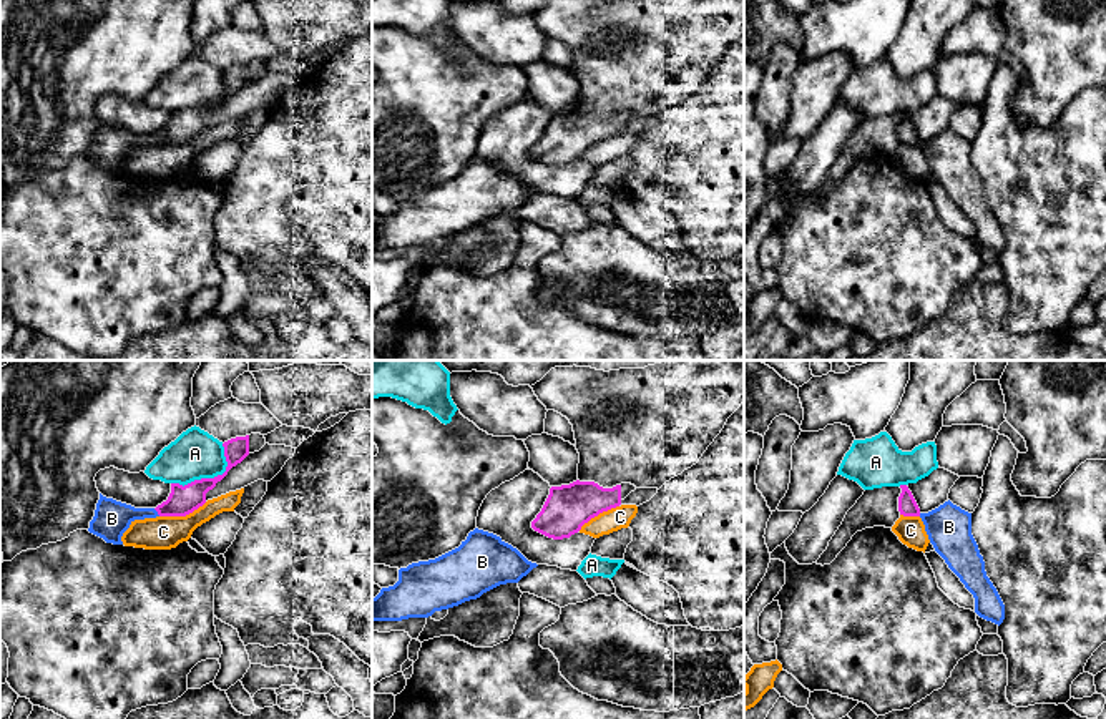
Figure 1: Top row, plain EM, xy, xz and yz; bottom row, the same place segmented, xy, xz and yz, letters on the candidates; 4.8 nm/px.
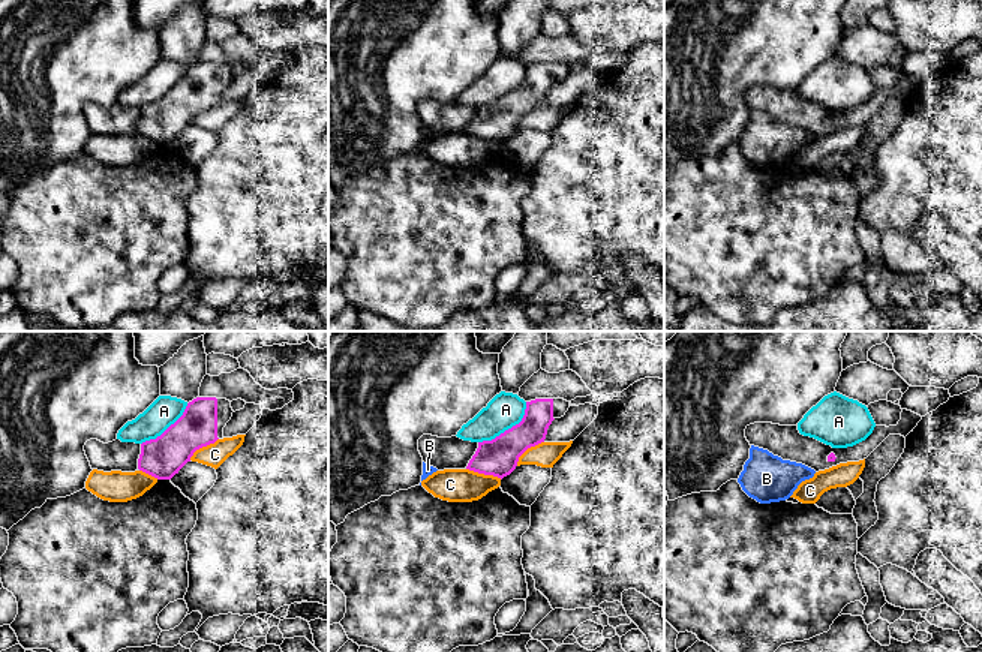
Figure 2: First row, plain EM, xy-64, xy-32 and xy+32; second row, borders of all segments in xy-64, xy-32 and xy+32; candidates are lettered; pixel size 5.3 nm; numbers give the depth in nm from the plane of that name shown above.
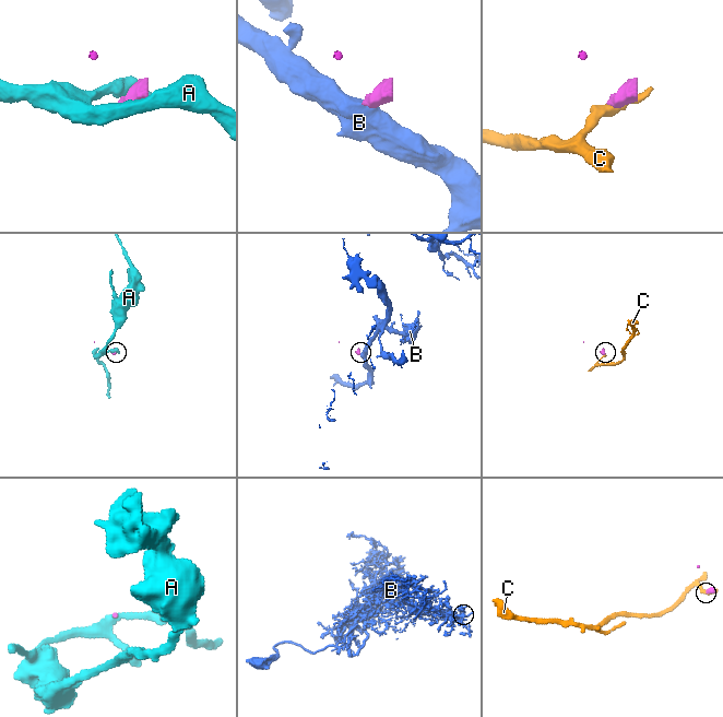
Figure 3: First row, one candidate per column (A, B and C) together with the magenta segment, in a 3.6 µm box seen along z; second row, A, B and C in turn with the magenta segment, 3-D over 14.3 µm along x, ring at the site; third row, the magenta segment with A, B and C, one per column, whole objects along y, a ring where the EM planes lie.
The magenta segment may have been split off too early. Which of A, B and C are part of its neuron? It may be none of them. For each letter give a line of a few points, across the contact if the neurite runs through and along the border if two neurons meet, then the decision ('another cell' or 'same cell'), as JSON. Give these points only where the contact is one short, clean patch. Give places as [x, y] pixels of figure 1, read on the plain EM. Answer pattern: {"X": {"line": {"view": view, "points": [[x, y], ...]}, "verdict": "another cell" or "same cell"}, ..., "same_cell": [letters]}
{"A": {"line": {"view": "xy", "points": [[223, 72], [226, 97], [221, 102], [183, 113], [171, 112]]}, "verdict": "another cell"}, "B": {"line": {"view": "xy", "points": [[183, 128], [173, 135], [156, 138], [123, 141], [112, 146]]}, "verdict": "same cell"}, "C": {"verdict": "another cell"}, "same_cell": ["B"]}

